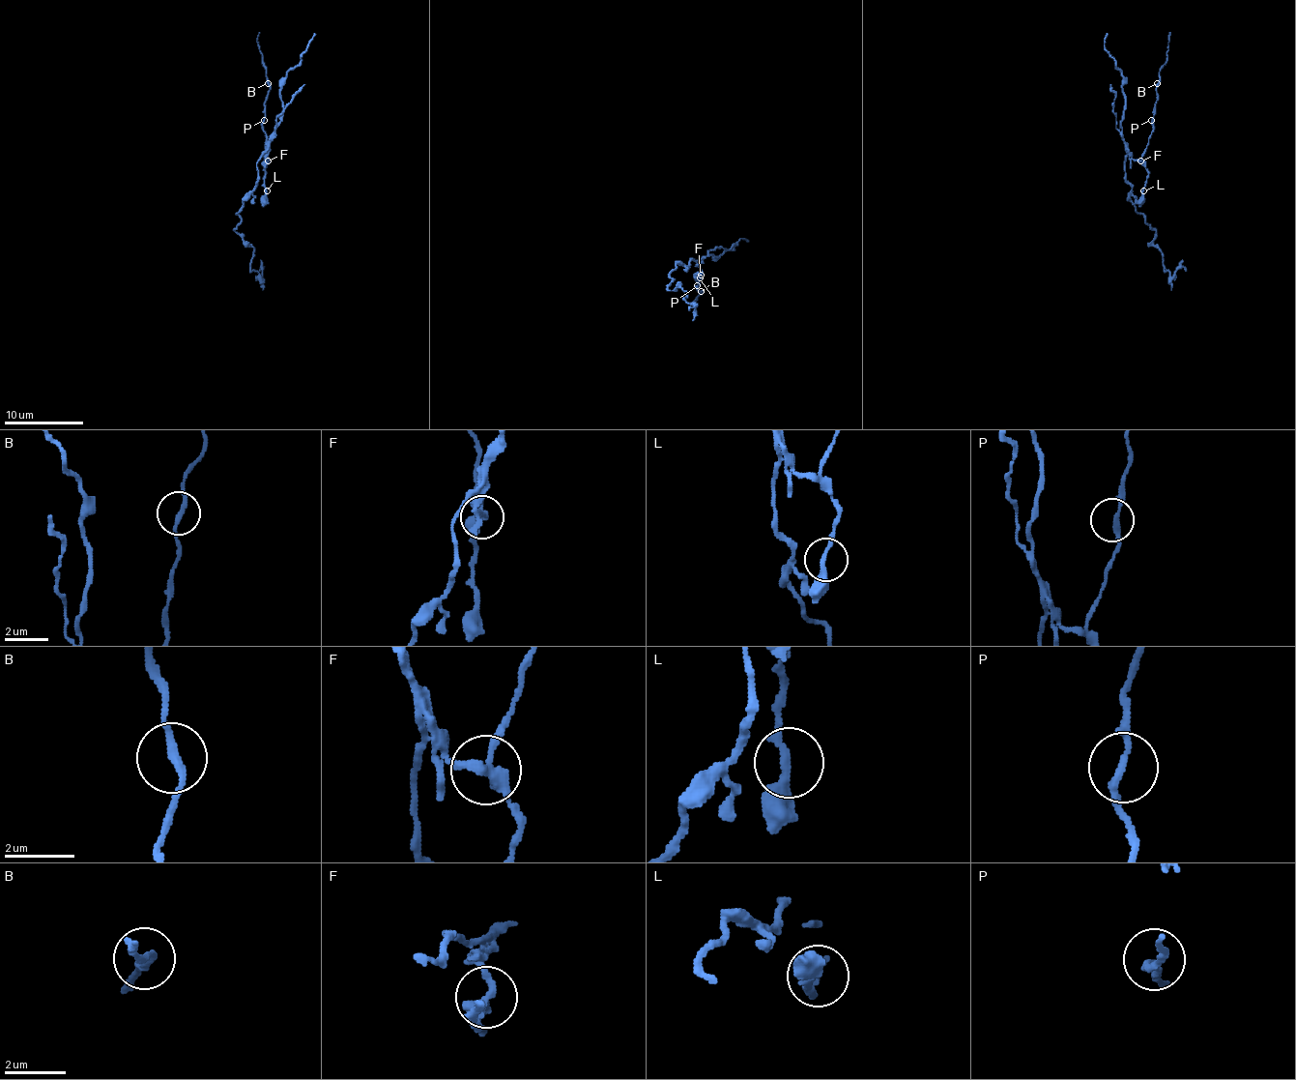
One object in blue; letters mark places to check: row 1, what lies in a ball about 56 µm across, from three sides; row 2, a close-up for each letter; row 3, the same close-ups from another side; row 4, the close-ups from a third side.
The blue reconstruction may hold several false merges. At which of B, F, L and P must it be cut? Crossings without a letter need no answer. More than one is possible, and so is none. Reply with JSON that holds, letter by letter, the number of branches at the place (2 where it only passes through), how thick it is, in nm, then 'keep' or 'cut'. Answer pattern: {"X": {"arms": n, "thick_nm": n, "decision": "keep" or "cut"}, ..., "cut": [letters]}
{"B": {"arms": 2, "thick_nm": 220, "decision": "keep"}, "F": {"arms": 3, "thick_nm": 300, "decision": "cut"}, "L": {"arms": 2, "thick_nm": 240, "decision": "keep"}, "P": {"arms": 2, "thick_nm": 200, "decision": "keep"}, "cut": ["F"]}

